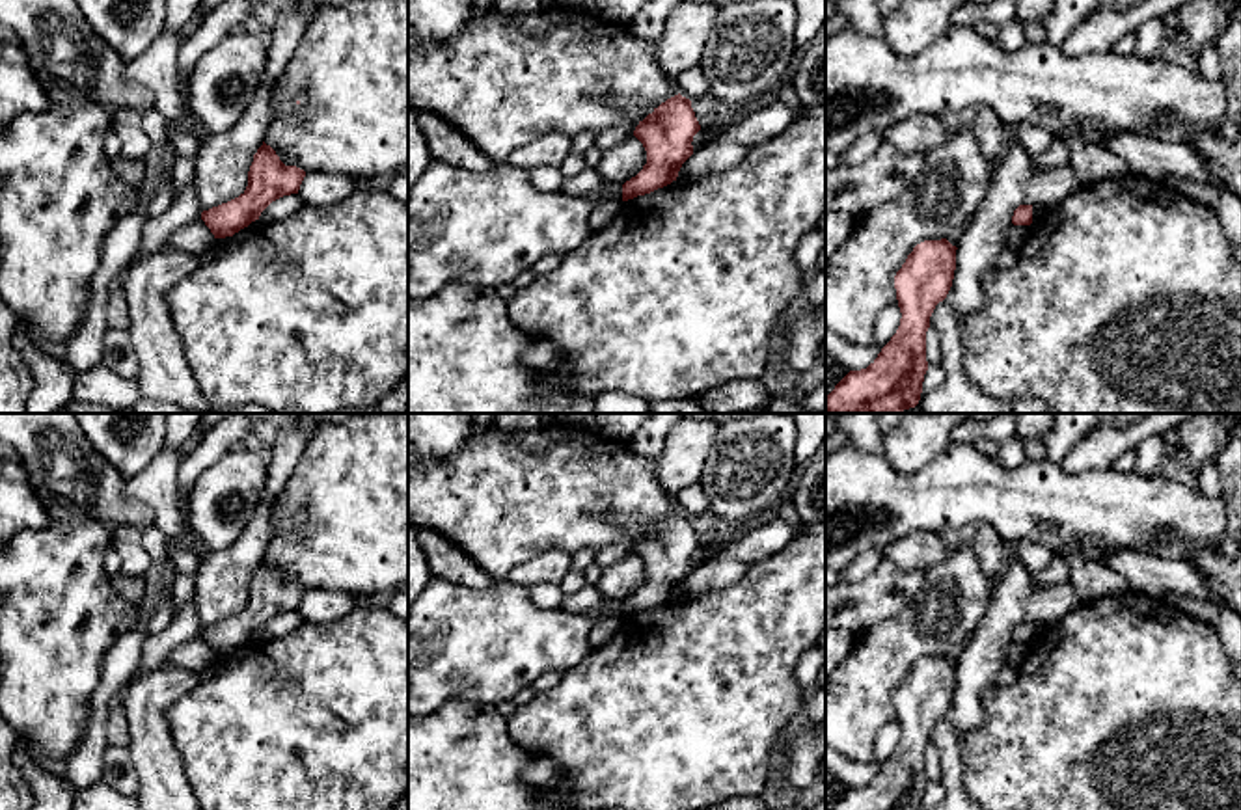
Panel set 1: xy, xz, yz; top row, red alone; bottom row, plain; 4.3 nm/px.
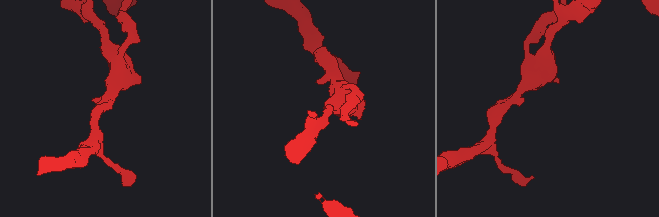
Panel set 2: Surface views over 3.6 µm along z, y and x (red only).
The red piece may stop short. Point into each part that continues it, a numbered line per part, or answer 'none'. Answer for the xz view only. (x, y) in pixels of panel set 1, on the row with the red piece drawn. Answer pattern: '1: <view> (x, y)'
none

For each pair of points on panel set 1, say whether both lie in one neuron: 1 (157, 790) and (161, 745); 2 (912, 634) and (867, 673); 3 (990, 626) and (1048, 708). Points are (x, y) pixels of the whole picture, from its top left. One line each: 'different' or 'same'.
1: same
2: same
3: different

